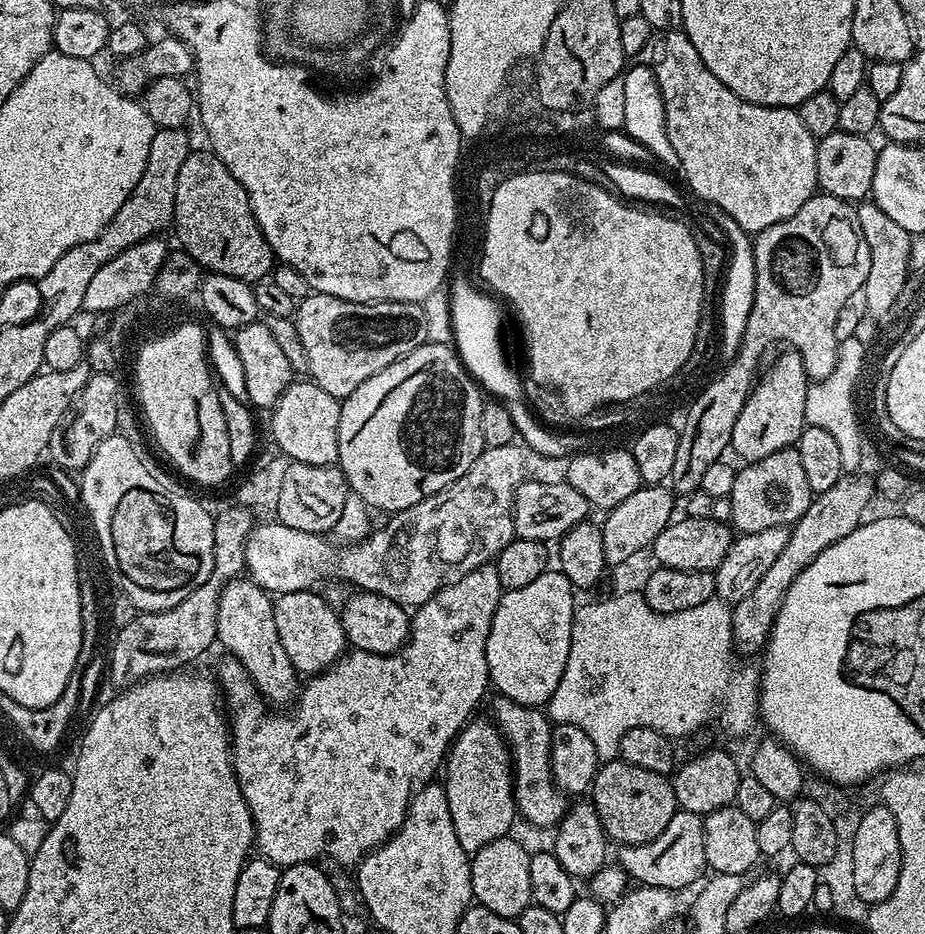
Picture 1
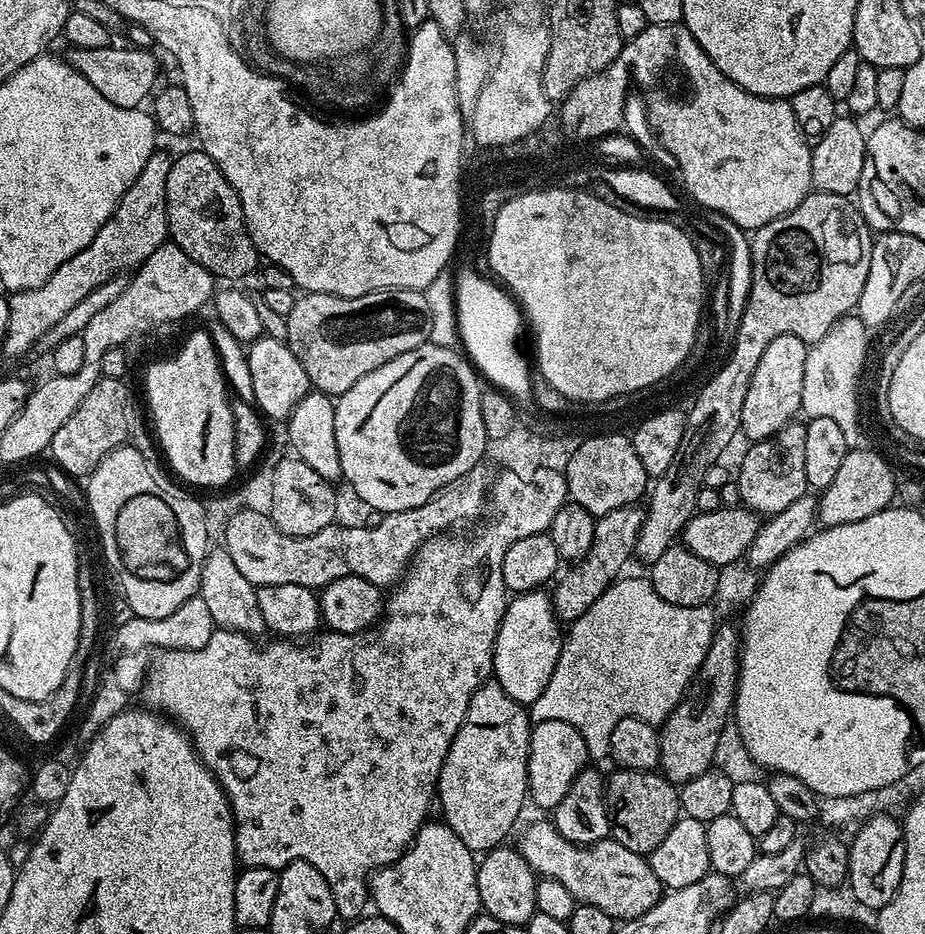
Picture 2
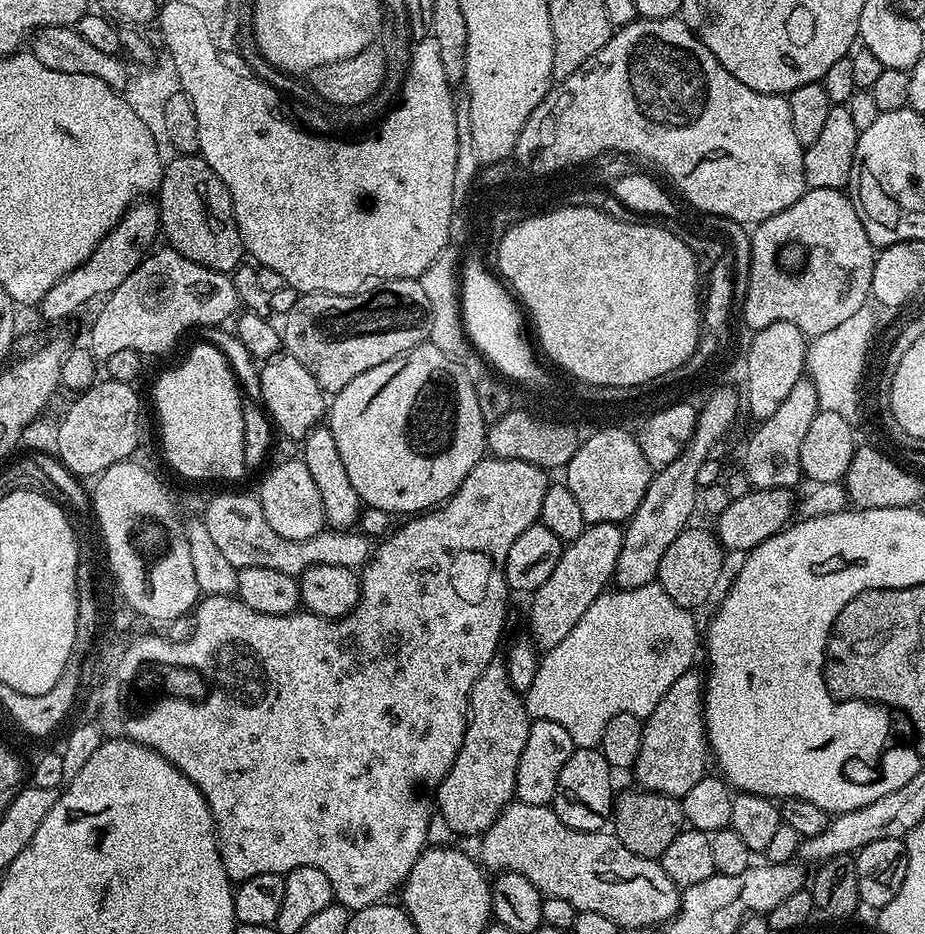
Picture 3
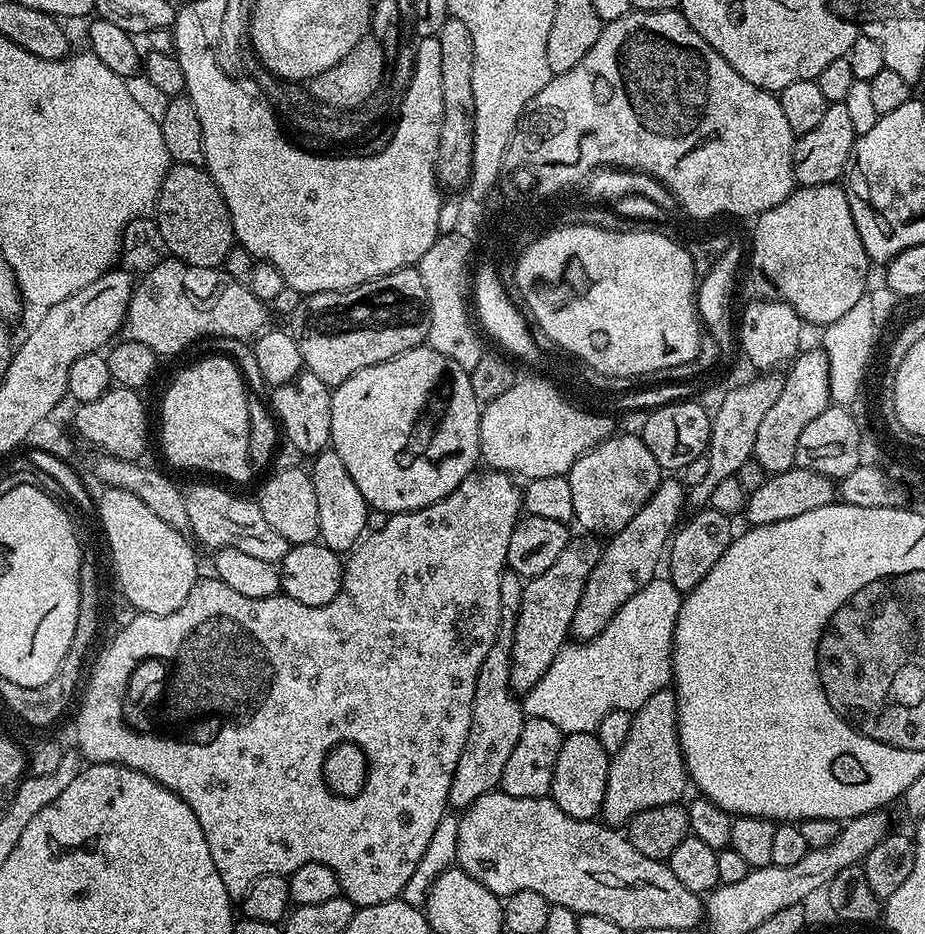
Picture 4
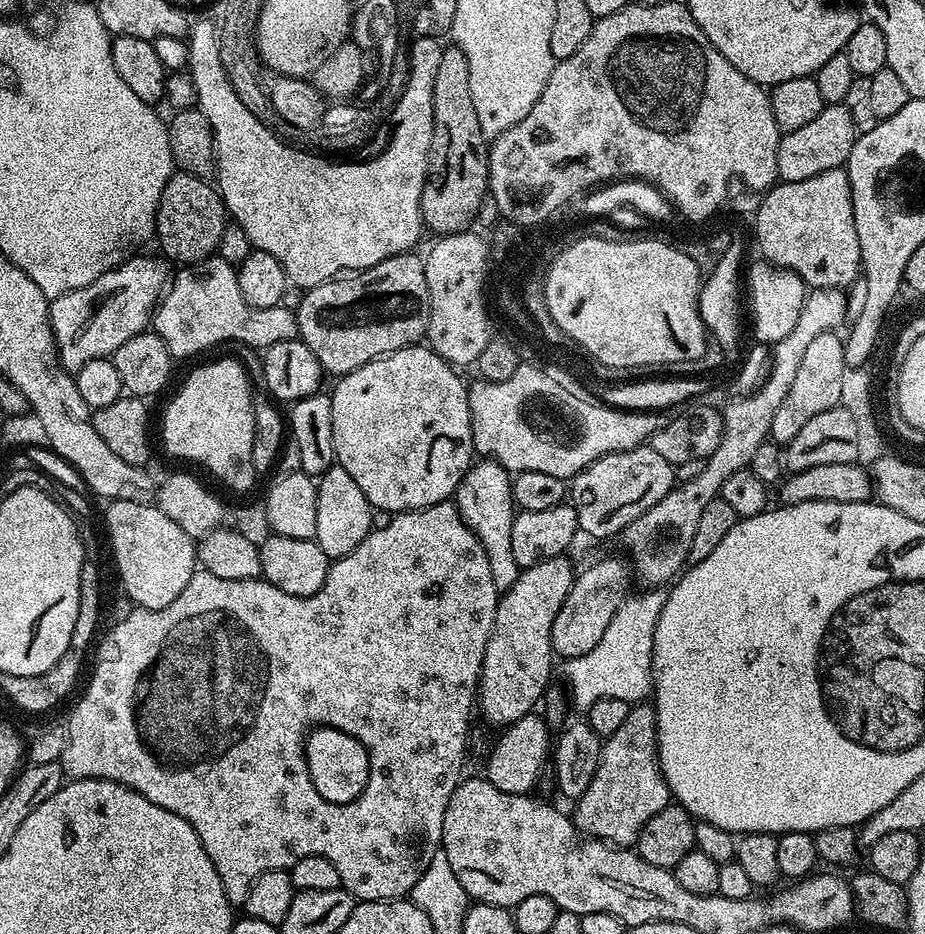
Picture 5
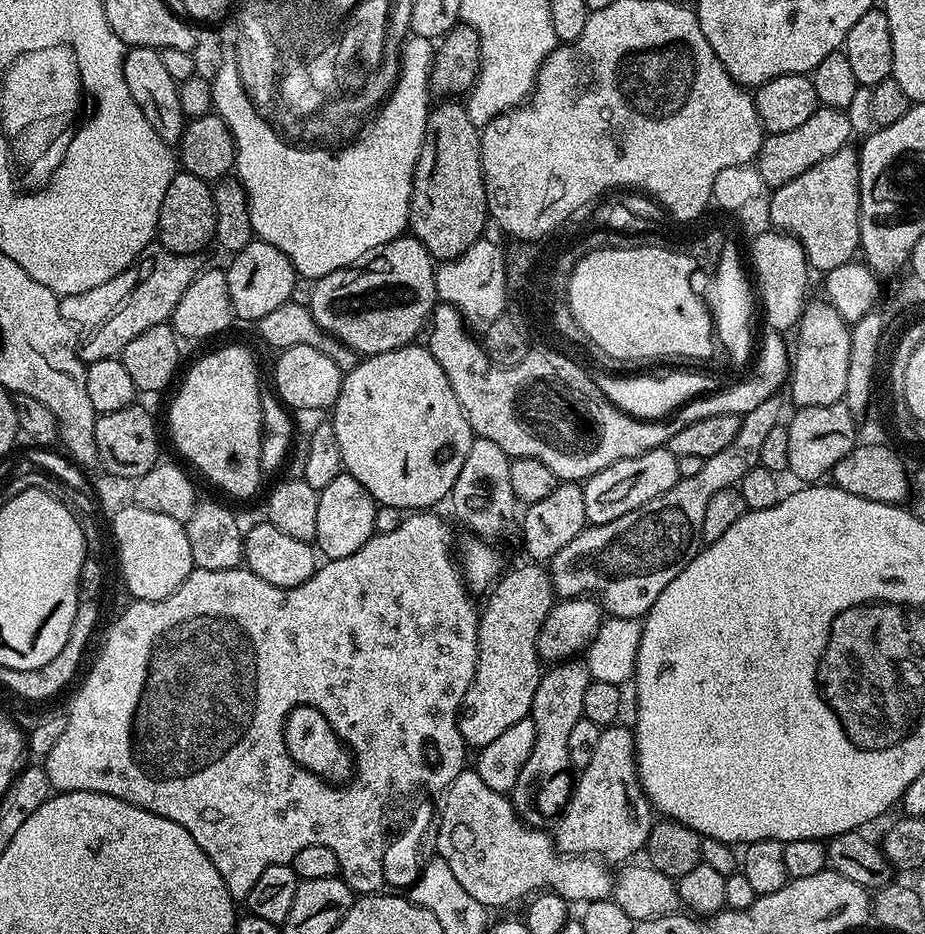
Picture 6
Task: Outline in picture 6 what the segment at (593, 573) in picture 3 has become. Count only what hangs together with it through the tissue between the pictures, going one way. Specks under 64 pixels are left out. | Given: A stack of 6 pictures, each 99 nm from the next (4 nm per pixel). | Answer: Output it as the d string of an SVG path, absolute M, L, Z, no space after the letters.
M524 562L521 568L512 568L503 573L494 587L487 593L488 601L482 604L480 625L478 626L478 666L470 690L460 707L460 733L469 749L485 748L494 738L501 736L514 722L529 719L534 702L534 690L542 675L542 661L536 653L538 630L554 603L552 579L548 577L547 567L536 562Z

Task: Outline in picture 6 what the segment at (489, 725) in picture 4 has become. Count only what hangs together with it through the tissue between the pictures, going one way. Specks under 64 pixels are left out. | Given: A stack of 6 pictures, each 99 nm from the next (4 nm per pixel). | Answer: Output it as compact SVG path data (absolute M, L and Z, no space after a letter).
M476 436L470 446L470 454L466 454L466 462L462 462L462 471L458 473L458 478L454 478L454 486L450 493L450 505L456 511L456 516L469 528L469 533L483 538L488 542L496 542L496 539L508 528L508 523L512 520L516 508L518 512L518 501L514 494L514 486L510 486L510 466L512 460L498 446L498 442L490 442L490 438Z

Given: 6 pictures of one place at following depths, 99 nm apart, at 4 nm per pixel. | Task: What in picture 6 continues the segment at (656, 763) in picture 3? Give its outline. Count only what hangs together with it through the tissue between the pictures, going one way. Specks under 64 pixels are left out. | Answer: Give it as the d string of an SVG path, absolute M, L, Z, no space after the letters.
M617 722L601 731L590 762L579 769L572 786L572 796L555 821L556 847L565 854L595 854L604 862L628 862L648 840L654 823L654 809L640 786L640 775L636 772L633 729L622 725Z

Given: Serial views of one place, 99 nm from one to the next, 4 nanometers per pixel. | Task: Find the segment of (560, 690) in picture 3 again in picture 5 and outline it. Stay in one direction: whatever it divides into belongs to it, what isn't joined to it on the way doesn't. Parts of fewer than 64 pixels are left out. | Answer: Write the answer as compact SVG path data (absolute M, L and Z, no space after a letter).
M652 586L652 587L649 587L647 590L640 590L640 591L644 591L644 592L638 593L637 596L636 596L636 593L629 595L628 599L622 602L622 606L618 606L618 614L614 614L614 619L610 621L610 626L606 626L606 634L602 634L602 642L598 642L598 646L594 646L594 650L590 650L590 654L582 654L582 658L574 658L573 660L567 661L567 663L563 665L564 676L566 679L568 679L568 692L569 693L567 692L567 695L570 697L570 700L571 700L570 695L572 695L573 702L576 703L578 707L580 707L580 710L587 710L590 706L594 706L594 702L598 702L598 698L622 698L623 700L626 700L629 702L640 702L640 701L643 701L645 697L649 695L649 693L651 693L651 690L652 690L652 651L654 650L654 630L658 626L658 614L662 614L662 606L664 605L664 597L666 595L666 592L665 592L665 589L660 586Z

